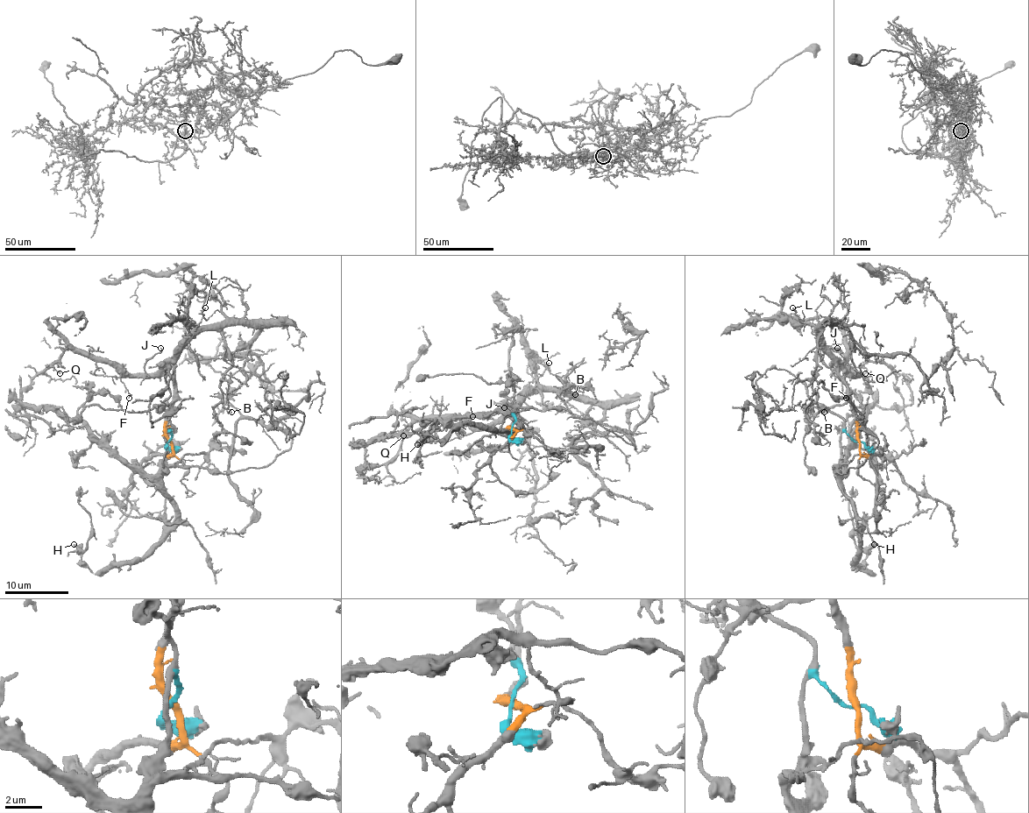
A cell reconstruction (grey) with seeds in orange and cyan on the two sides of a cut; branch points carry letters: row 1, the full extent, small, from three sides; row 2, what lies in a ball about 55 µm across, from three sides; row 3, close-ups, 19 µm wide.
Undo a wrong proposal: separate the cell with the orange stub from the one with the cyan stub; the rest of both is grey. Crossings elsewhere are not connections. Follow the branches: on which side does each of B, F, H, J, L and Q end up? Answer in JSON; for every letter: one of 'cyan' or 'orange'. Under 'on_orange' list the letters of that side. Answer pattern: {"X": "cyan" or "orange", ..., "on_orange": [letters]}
{"B": "orange", "F": "orange", "H": "cyan", "J": "orange", "L": "orange", "Q": "orange", "on_orange": ["B", "F", "J", "L", "Q"]}

